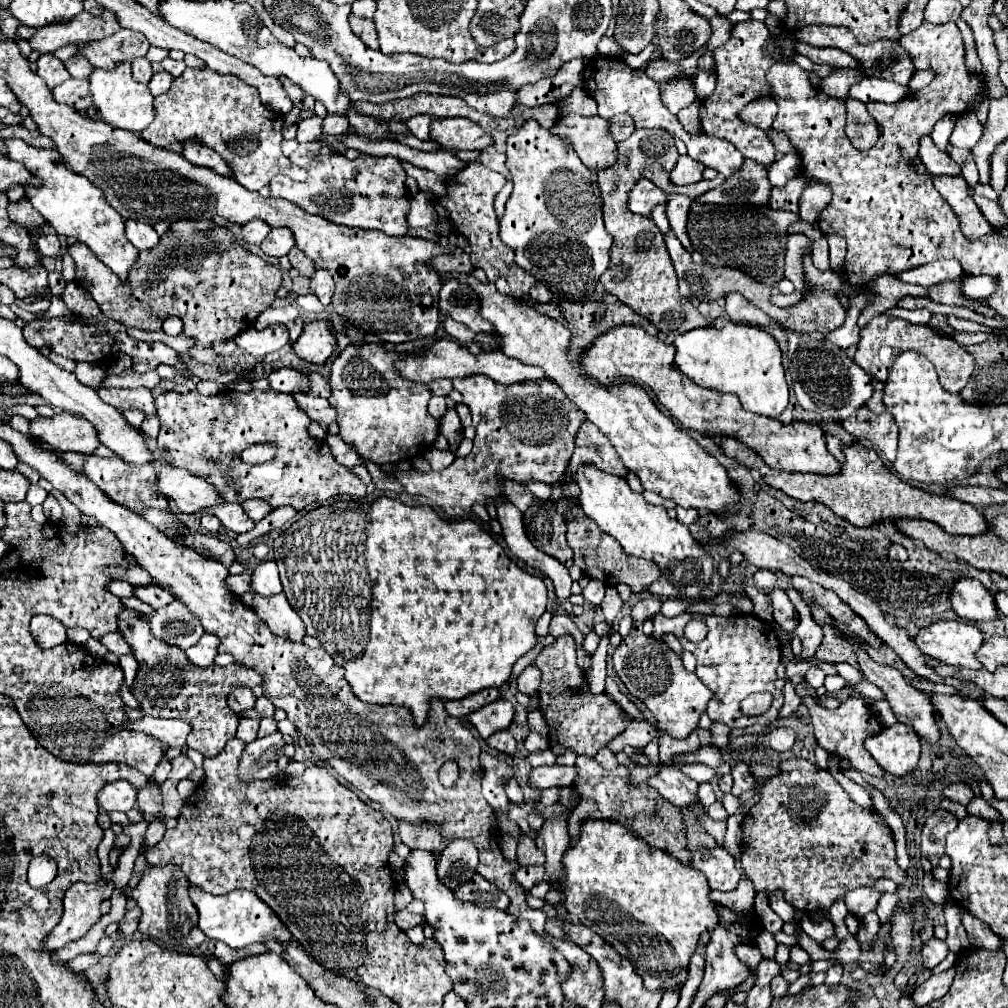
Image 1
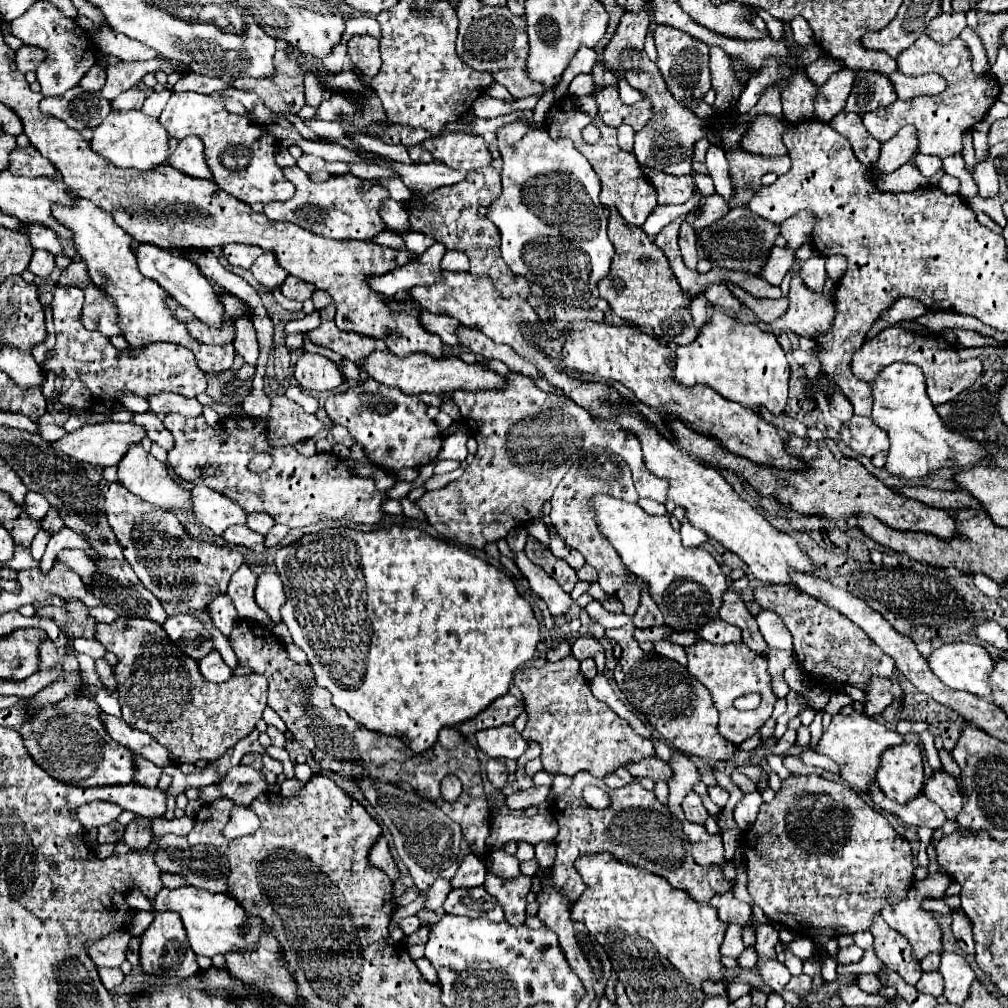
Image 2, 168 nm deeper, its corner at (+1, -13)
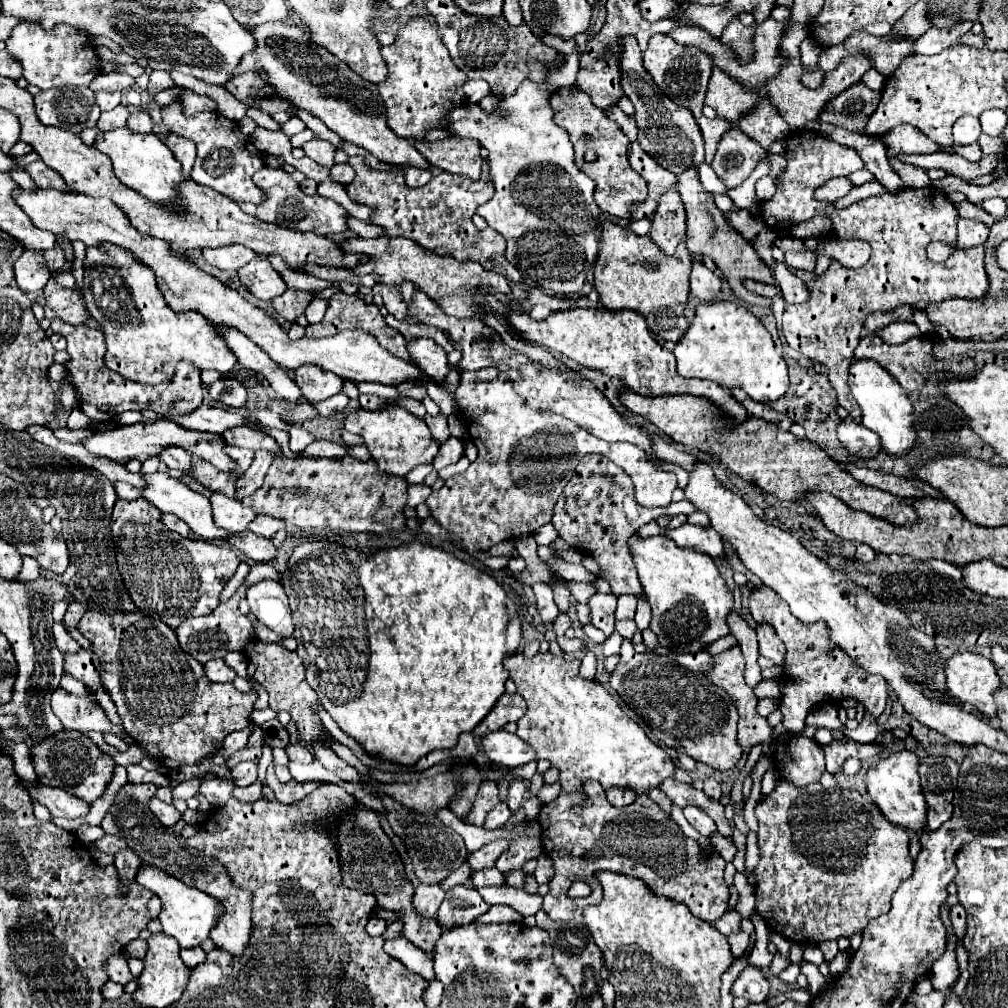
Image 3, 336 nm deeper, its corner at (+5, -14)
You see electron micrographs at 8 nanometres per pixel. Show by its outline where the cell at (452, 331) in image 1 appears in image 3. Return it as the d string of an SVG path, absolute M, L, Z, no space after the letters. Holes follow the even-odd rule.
M378 282L376 284L376 294L382 294L384 308L388 310L388 314L402 320L402 318L406 318L404 316L406 314L404 300L408 300L412 296L410 292L414 292L414 288L416 286L410 284L410 282L402 282L402 284L382 284L382 282Z

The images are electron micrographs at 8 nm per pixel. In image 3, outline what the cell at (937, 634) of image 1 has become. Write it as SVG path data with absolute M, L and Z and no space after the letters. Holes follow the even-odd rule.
M972 652L954 654L946 664L946 678L948 678L946 686L954 698L958 698L964 704L970 704L974 710L978 710L980 714L984 714L988 718L996 718L994 692L996 692L996 688L1002 688L1002 682L1000 682L1000 676L996 674L992 660L988 660L980 654L972 654Z

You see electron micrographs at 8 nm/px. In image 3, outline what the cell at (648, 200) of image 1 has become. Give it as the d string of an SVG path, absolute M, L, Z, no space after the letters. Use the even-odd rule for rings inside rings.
M578 86L560 88L552 96L550 104L554 110L554 120L570 134L570 140L572 140L574 152L576 152L576 166L596 182L594 202L598 204L598 208L606 214L632 220L630 206L634 202L644 202L648 188L646 188L646 182L628 164L630 142L628 142L626 134L618 128L618 124L612 124L610 118L604 114L604 110L596 108L592 104L590 96L586 96L586 92L582 92ZM588 148L596 150L596 154L598 154L598 160L592 164L584 162L584 152Z

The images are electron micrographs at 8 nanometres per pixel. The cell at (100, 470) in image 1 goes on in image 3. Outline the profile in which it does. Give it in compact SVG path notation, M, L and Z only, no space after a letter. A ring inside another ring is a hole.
M118 498L112 512L110 526L112 526L114 544L116 544L116 564L130 592L130 598L134 600L134 606L148 616L158 616L170 628L178 628L178 624L182 624L182 620L186 618L210 614L220 602L218 598L224 584L230 580L230 576L236 572L240 564L240 556L232 548L184 538L168 530L160 520L158 508L154 508L146 498L132 500L132 502Z

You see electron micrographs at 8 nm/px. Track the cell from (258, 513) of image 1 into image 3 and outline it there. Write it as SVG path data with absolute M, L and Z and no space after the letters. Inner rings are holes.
M256 516L254 522L248 524L248 530L260 534L260 536L266 536L266 538L272 538L278 530L284 530L284 522L278 520L278 518L272 518L272 516Z

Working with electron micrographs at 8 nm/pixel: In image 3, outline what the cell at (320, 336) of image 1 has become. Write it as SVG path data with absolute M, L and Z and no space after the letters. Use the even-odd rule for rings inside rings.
M306 364L294 372L294 380L302 390L302 396L310 404L318 404L342 390L344 380L330 372L322 372L318 366Z

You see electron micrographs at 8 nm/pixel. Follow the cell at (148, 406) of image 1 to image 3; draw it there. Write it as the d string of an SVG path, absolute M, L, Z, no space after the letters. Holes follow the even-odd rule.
M166 448L160 456L160 460L172 468L172 470L180 470L182 474L190 474L192 468L192 456L188 456L188 452L184 452L182 448Z

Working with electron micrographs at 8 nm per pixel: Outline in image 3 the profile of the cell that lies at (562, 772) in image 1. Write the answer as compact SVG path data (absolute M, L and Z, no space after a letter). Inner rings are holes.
M500 802L496 808L492 808L486 816L486 822L484 822L484 828L486 830L496 830L496 828L502 828L508 820L510 820L510 810L506 806L506 802Z

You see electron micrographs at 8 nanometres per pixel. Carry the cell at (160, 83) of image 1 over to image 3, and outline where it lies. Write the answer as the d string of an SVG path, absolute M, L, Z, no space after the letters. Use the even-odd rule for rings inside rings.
M136 110L130 114L128 124L126 124L132 132L140 132L140 134L150 134L152 132L152 120L144 110Z

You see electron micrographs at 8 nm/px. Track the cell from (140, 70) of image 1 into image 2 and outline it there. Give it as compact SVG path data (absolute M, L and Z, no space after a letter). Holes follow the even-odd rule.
M132 87L130 91L124 91L118 99L114 99L112 107L114 111L128 111L128 109L140 109L146 99L146 93L140 87Z

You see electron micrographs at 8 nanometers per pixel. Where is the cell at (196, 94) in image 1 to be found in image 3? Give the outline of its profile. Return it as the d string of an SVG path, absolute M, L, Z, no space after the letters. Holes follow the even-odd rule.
M176 96L170 106L162 108L162 118L164 118L164 124L174 134L190 138L198 148L198 158L196 158L196 164L194 164L192 174L190 174L194 182L210 186L216 192L232 198L234 202L260 204L264 200L262 190L256 188L252 182L252 174L264 166L264 158L256 150L252 140L240 132L236 122L232 122L220 114L216 116L216 112L202 112L202 114L188 118L182 112L180 96Z

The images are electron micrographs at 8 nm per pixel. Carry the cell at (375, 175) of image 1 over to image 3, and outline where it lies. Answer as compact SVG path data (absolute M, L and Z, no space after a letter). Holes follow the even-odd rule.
M264 166L262 170L258 170L254 174L254 184L258 184L258 188L264 188L266 192L266 200L264 204L258 206L256 210L256 218L262 222L270 222L270 224L278 224L290 230L300 230L300 232L314 232L318 236L332 236L338 232L348 230L344 216L346 210L342 210L340 204L322 198L318 194L308 196L300 190L300 186L290 178L288 172L284 172L282 168L268 168Z

